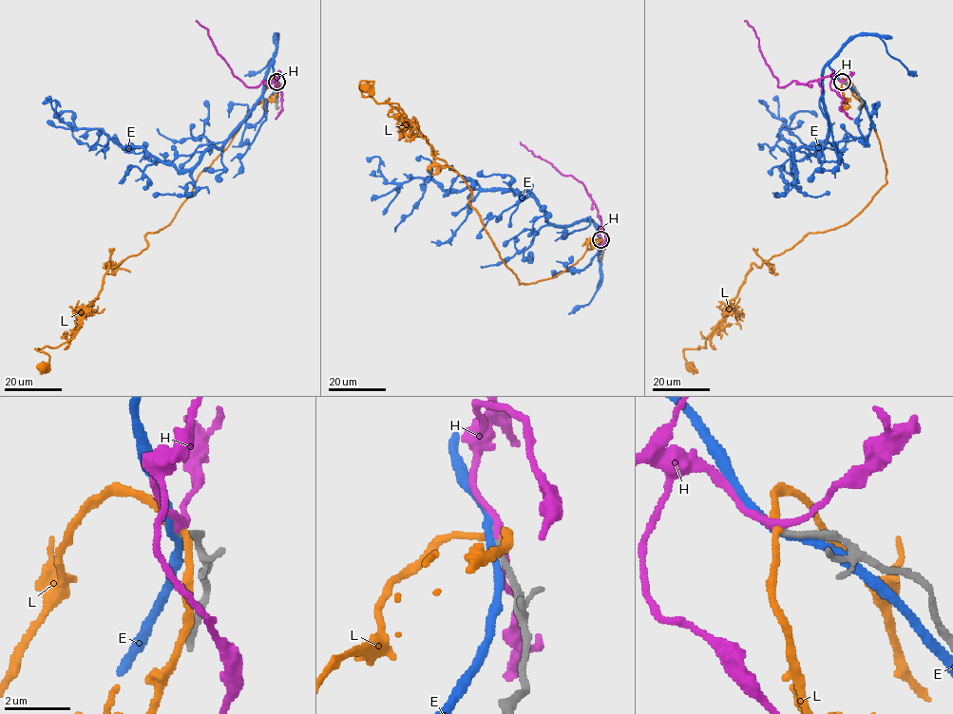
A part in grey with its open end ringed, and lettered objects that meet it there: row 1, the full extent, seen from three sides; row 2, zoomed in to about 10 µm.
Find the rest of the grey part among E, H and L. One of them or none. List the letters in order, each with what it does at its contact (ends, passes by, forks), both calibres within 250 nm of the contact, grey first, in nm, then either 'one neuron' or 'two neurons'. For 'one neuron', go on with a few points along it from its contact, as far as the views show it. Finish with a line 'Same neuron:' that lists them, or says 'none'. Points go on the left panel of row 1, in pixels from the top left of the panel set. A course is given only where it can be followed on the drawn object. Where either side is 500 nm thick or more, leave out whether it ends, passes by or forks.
E: it passes by; calibres 200 and 240 nm; two neurons
H: it passes by; calibres 180 and 220 nm; one neuron; course (276, 82), (276, 76), (270, 84), (262, 81), (257, 86), (246, 85), (218, 53), (208, 31), (196, 21)
L: it passes by; calibres 180 and 240 nm; two neurons
Same neuron: H

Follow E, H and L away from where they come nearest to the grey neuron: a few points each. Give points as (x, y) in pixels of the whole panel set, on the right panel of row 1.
E: (843, 83), (825, 67), (828, 140), (796, 150), (792, 170), (793, 146), (780, 134), (786, 123), (760, 103)
H: (842, 82), (830, 76), (804, 84), (792, 81), (779, 87), (759, 47), (755, 31), (745, 21)
L: (842, 83), (867, 111), (886, 181), (847, 223), (752, 263), (705, 347), (683, 351), (691, 366)

